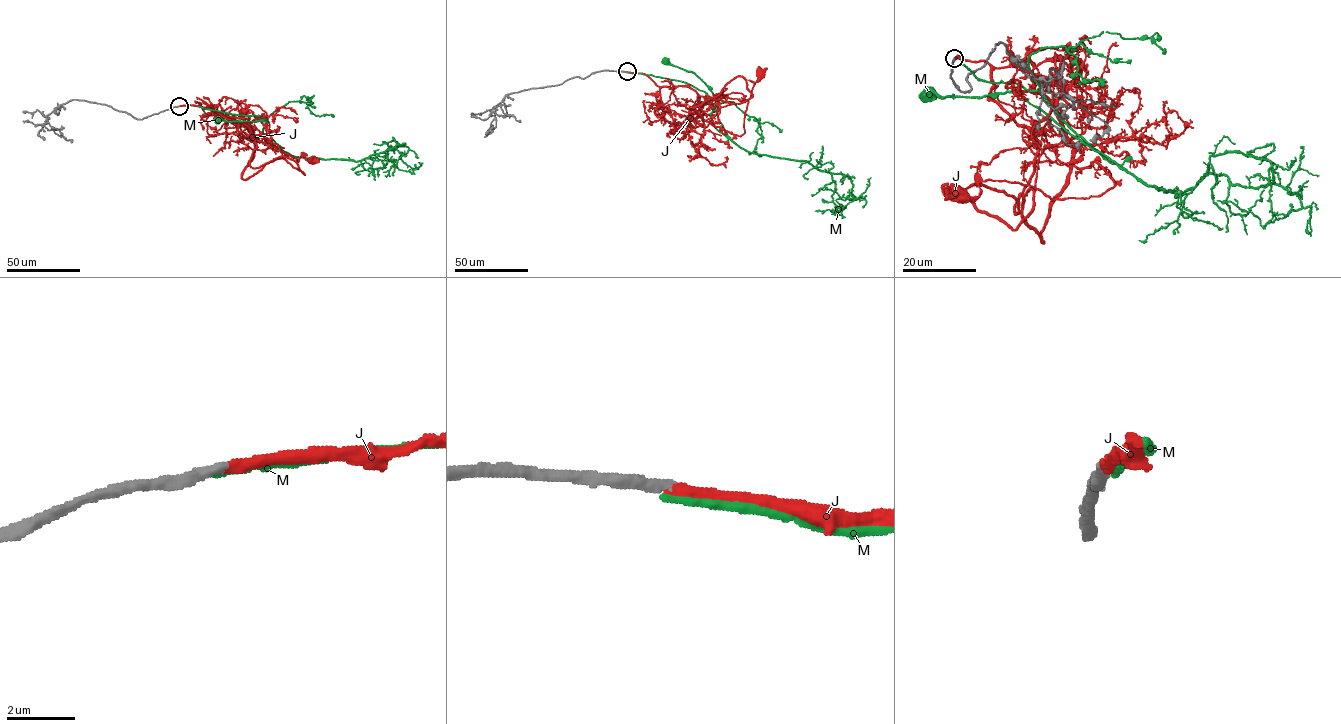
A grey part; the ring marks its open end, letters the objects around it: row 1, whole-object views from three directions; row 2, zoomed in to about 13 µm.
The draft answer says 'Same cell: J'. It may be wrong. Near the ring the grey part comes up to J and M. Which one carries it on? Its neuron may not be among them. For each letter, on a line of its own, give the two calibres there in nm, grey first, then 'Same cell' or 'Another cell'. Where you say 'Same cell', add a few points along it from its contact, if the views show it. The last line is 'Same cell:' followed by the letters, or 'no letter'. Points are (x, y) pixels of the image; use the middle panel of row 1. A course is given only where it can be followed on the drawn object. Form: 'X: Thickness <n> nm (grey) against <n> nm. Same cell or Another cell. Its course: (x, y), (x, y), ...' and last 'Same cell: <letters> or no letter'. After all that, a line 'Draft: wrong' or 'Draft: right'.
J: Thickness 340 nm (grey) against 320 nm. Same cell. Its course: (626, 72), (645, 74), (657, 85), (692, 88), (703, 119), (740, 136), (759, 73)
M: Thickness 360 nm (grey) against 280 nm. Another cell
Same cell: J
Draft: right

